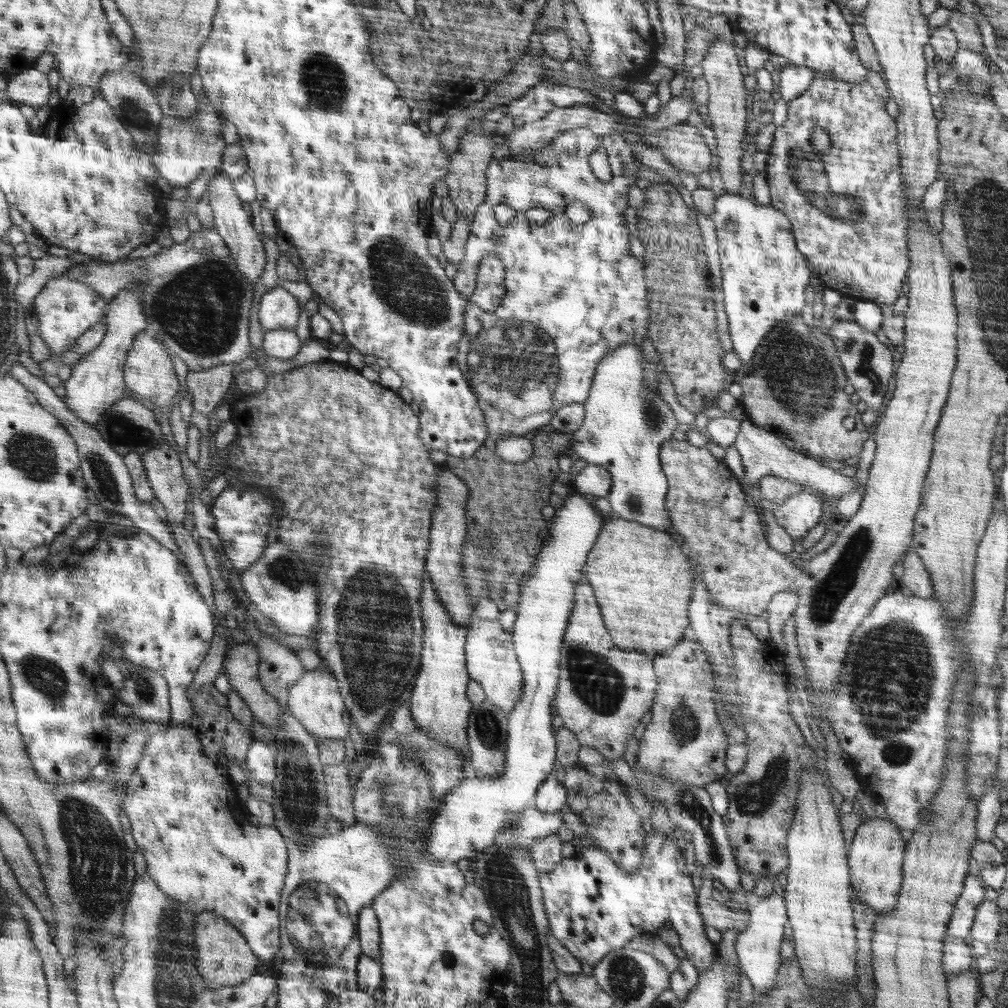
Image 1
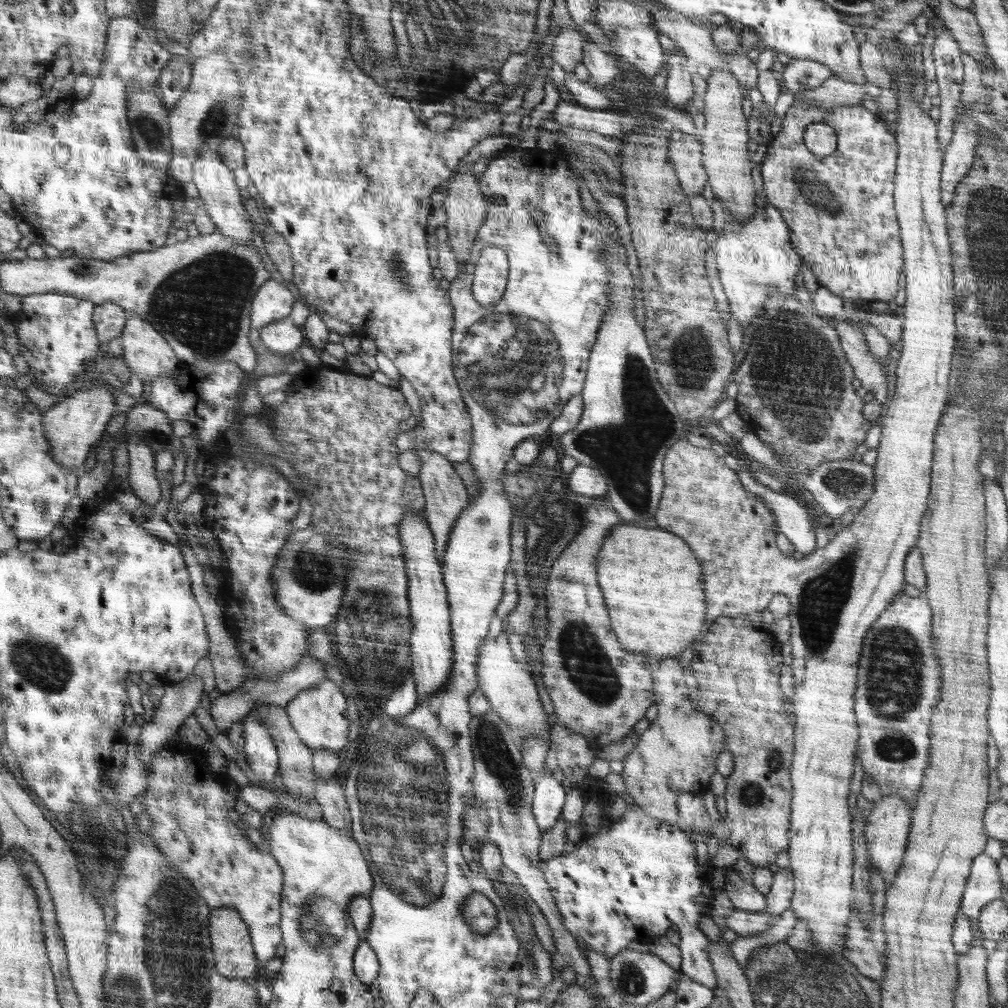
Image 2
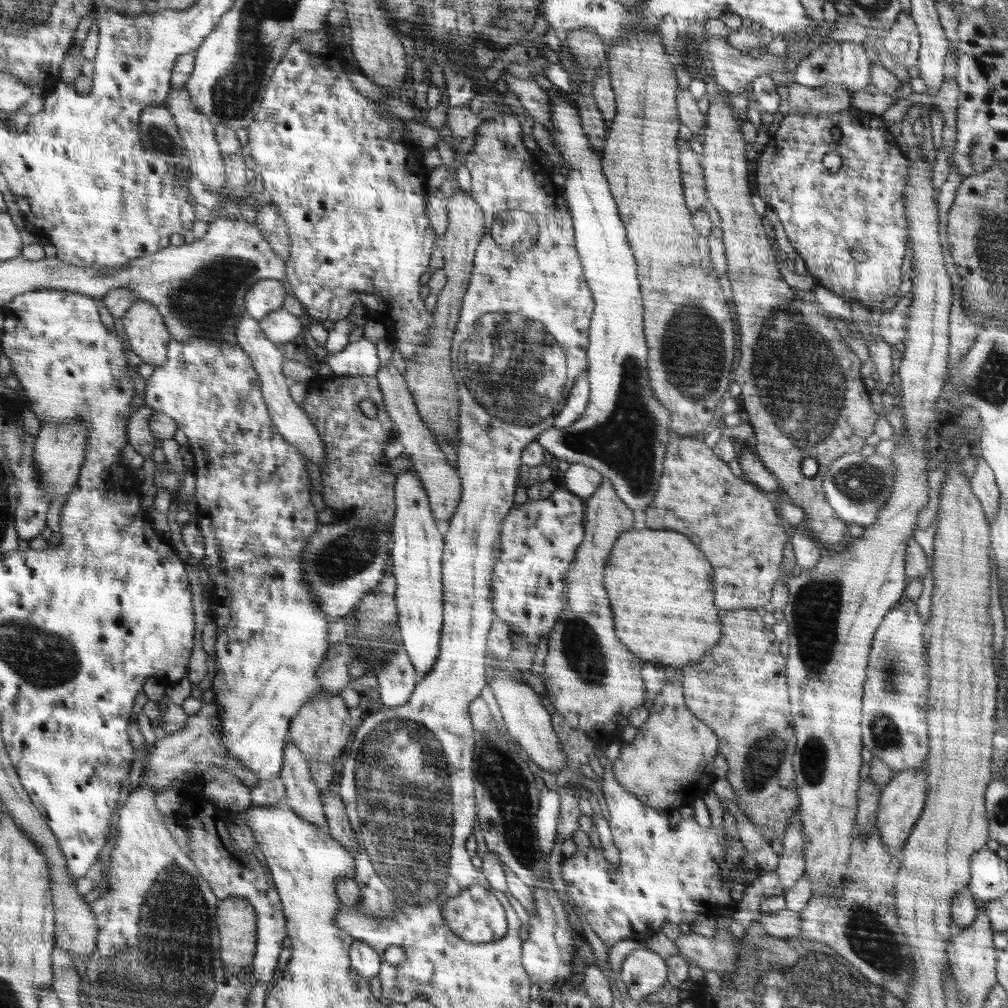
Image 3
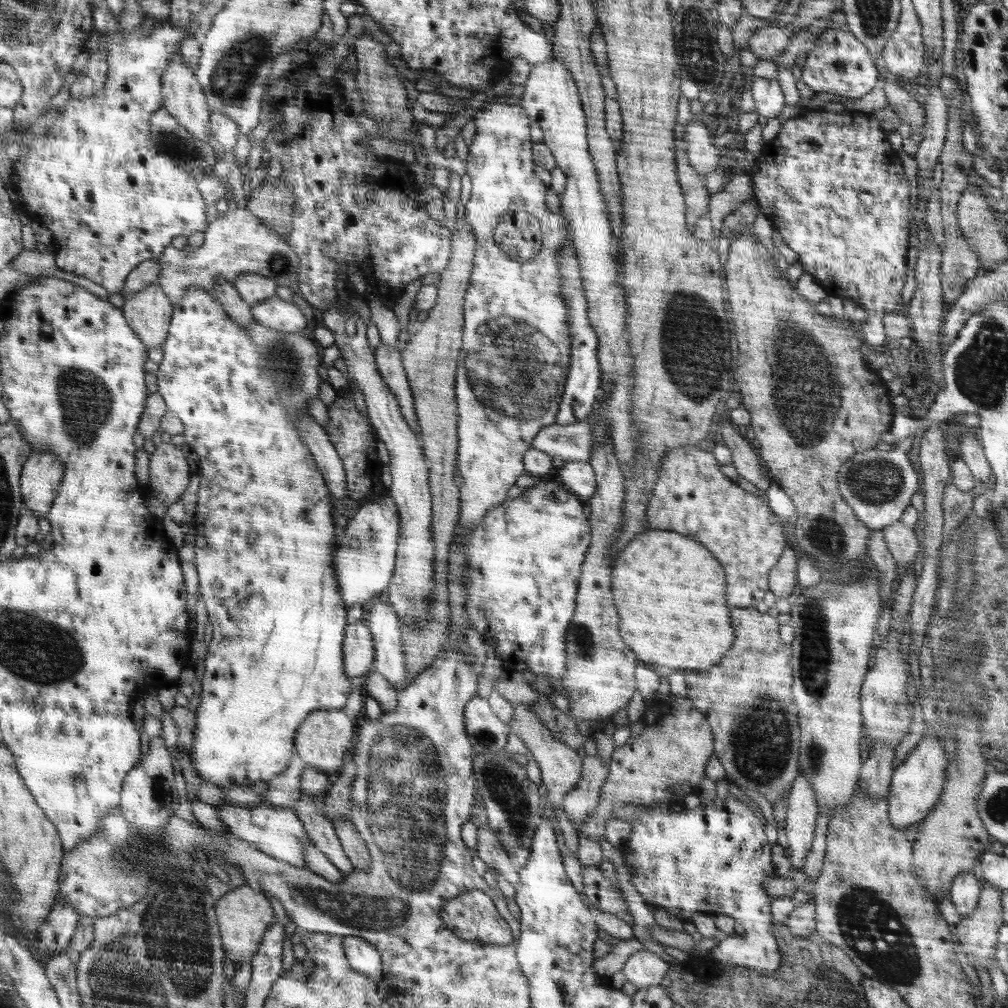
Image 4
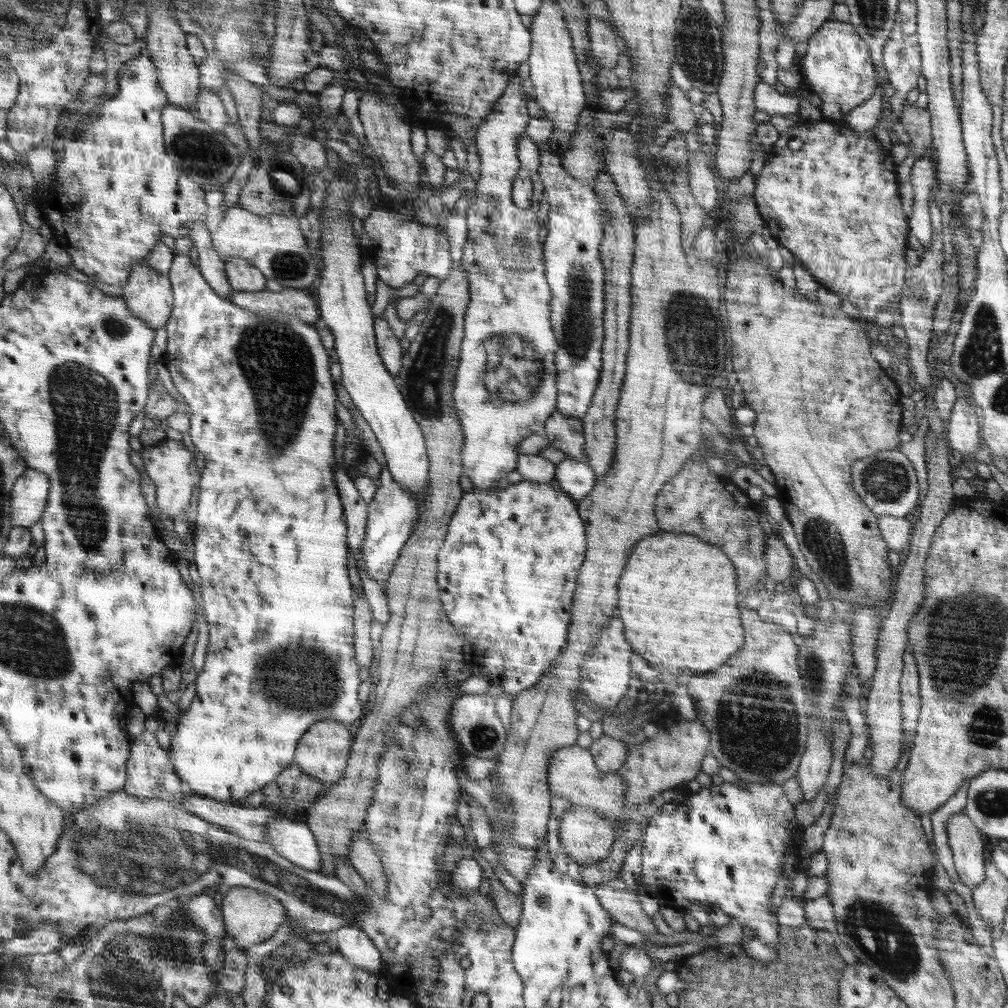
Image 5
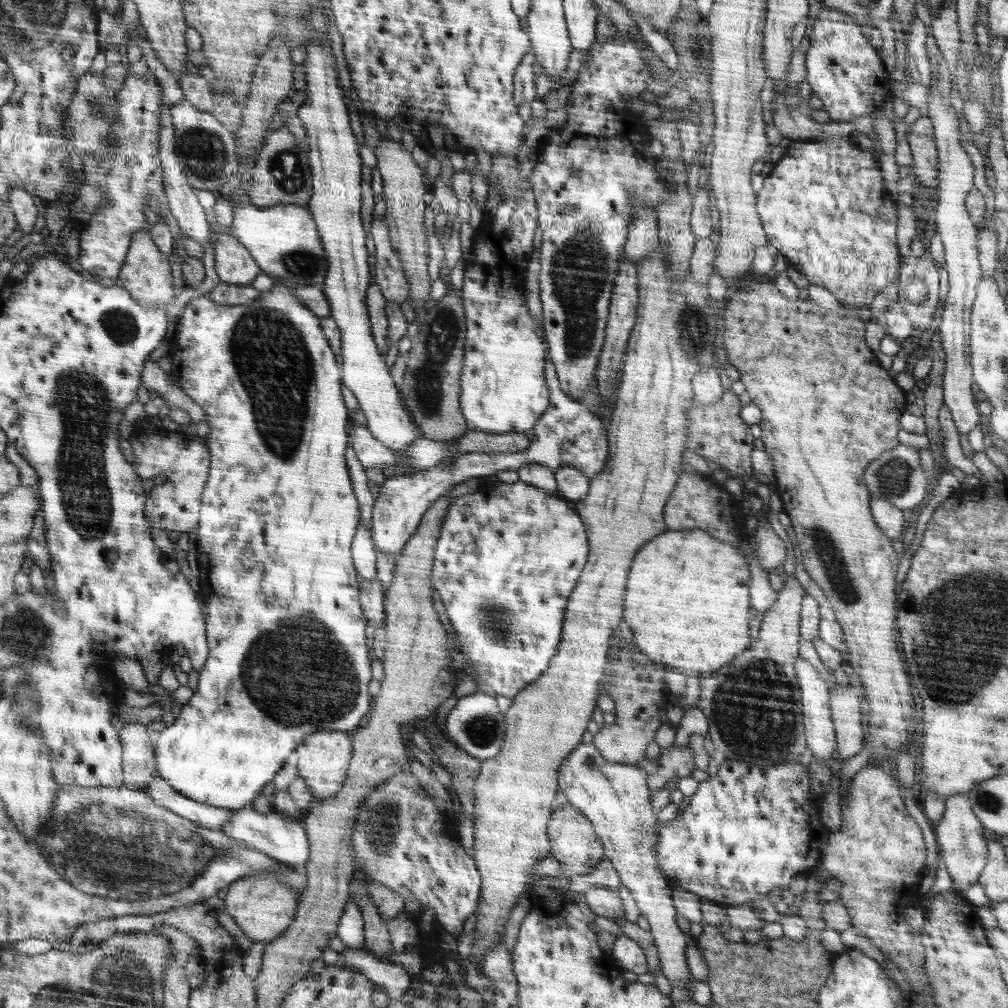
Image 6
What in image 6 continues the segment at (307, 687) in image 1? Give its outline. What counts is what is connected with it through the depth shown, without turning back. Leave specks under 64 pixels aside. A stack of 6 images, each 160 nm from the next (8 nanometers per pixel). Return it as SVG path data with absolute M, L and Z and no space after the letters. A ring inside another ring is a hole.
M320 730L307 737L303 744L295 750L297 754L298 777L304 779L313 798L328 800L343 788L349 772L348 762L352 758L352 742L348 732L339 730Z

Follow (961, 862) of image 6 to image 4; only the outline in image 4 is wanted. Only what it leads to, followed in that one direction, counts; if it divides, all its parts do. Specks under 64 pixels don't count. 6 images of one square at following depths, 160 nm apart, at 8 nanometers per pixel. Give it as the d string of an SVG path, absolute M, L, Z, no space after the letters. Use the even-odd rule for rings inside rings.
M972 870L964 871L952 881L949 892L958 914L960 916L970 914L976 908L981 893L978 878Z

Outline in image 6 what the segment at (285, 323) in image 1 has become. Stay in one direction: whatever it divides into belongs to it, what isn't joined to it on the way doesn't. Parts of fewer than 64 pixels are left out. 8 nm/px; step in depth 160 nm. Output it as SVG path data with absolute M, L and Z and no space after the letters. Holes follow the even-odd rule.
M214 210L208 211L210 223L209 240L214 248L214 268L222 283L233 285L250 285L260 274L259 264L254 268L254 258L247 249L232 233L230 227L221 233L215 231L217 226Z

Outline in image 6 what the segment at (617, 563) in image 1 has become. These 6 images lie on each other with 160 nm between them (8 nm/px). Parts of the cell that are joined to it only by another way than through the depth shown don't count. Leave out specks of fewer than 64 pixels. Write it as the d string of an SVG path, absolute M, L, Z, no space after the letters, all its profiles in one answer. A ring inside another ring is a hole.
M704 530L666 531L659 536L656 542L648 542L648 546L640 550L640 558L636 558L636 566L632 566L632 578L628 578L628 610L624 610L624 618L632 628L636 644L648 658L664 662L686 676L709 678L750 644L748 564L735 546L712 538Z

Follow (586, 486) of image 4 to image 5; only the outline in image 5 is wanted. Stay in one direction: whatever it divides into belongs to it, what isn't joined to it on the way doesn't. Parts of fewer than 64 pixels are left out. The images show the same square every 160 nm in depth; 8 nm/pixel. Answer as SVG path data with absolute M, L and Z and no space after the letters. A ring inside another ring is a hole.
M565 459L555 465L555 479L564 493L577 501L588 497L598 480L595 471L586 461Z

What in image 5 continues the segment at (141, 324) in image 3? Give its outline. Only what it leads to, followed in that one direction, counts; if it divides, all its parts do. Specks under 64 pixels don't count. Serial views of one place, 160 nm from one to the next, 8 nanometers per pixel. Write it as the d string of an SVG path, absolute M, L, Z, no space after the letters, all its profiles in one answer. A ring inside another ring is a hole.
M146 258L133 266L131 280L124 287L124 300L132 312L156 330L167 326L175 309L175 287L170 274L151 267Z

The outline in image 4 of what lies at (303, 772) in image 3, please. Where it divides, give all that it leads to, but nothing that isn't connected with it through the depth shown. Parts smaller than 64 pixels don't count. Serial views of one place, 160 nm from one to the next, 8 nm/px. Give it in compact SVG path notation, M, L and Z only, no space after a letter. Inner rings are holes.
M301 794L292 809L303 821L303 827L315 848L325 853L327 859L346 876L352 872L352 863L343 851L332 821L325 817L323 808L318 808L312 797Z

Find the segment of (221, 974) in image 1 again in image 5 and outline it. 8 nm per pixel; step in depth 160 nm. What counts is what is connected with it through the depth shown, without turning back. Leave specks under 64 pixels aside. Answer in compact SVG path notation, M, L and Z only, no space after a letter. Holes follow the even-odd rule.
M232 887L223 898L220 909L226 934L233 938L237 947L242 951L272 938L278 926L288 919L287 910L279 899L246 887Z

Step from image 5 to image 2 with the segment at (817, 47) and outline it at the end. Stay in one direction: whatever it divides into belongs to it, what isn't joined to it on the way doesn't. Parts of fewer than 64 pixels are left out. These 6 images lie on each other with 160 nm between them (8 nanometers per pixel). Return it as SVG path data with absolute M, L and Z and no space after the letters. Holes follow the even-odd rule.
M792 59L784 68L784 84L792 94L814 90L833 77L833 70L814 60Z

